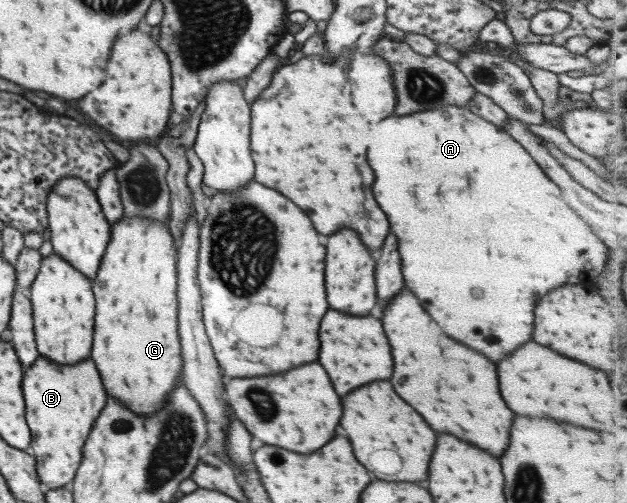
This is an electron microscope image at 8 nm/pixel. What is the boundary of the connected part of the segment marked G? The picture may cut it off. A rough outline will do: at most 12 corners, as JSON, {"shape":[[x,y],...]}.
{"shape":[[122,216],[91,288],[91,360],[147,418],[182,376],[166,221]]}

